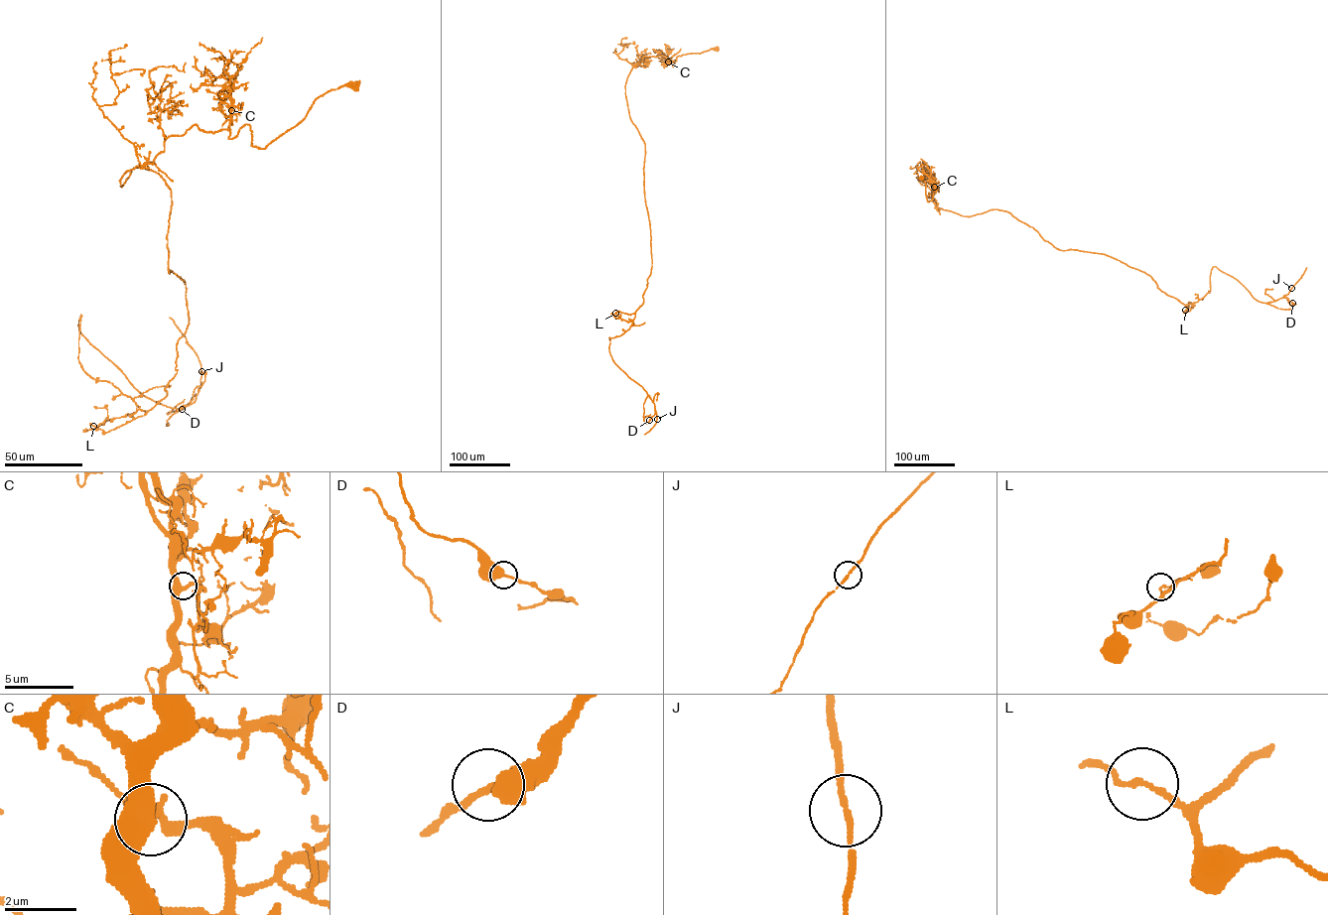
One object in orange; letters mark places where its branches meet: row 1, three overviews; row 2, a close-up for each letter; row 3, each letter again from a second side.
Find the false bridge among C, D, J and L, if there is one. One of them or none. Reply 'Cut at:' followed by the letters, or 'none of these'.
Cut at: none of these

